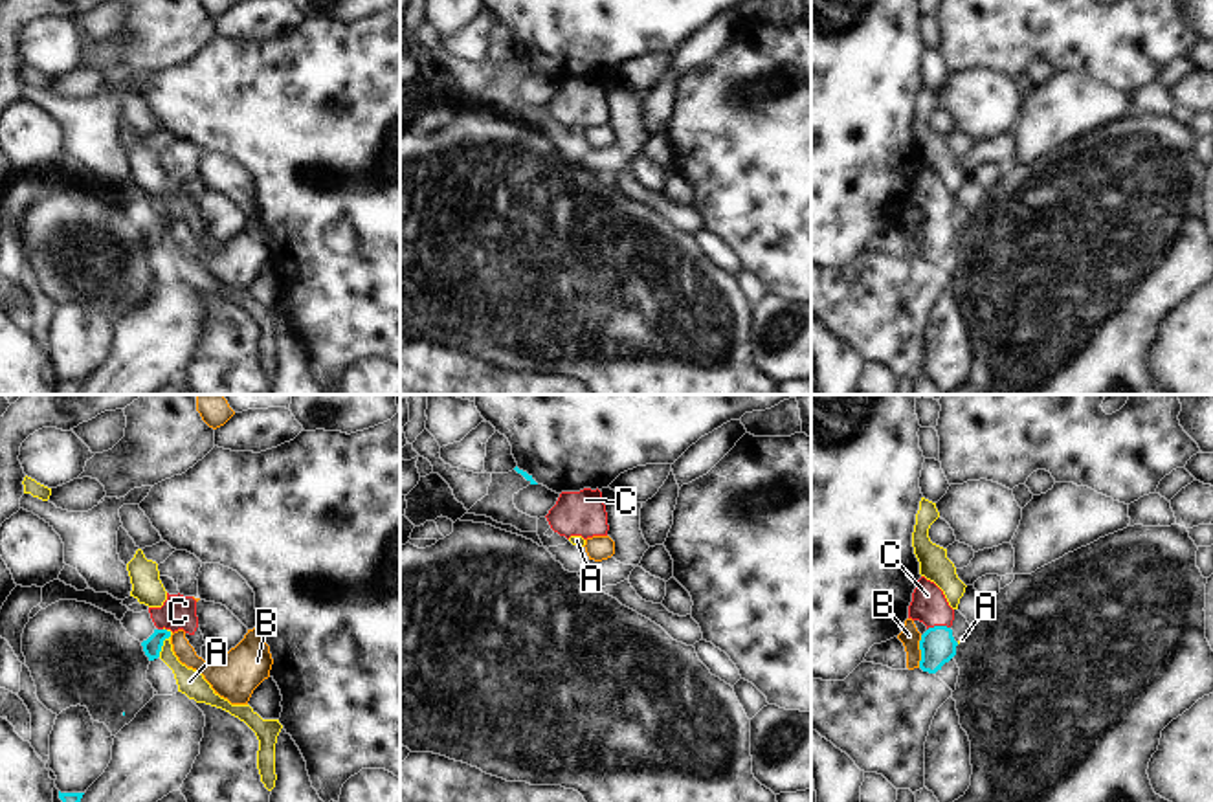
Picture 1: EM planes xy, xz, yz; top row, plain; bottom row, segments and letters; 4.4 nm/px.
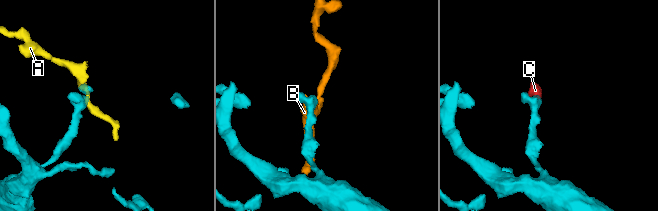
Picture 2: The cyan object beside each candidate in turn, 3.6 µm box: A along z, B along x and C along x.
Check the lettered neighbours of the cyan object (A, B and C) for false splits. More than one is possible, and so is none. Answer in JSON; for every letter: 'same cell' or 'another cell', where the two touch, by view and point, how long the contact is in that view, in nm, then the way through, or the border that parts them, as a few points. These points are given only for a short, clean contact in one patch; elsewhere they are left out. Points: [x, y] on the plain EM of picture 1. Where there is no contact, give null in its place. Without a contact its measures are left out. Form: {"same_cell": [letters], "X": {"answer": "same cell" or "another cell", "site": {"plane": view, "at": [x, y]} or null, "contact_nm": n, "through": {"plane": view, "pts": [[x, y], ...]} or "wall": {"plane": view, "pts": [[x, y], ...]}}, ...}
{"same_cell": ["C"], "A": {"answer": "another cell", "site": {"plane": "xy", "at": [162, 232]}, "contact_nm": 130, "wall": {"plane": "xy", "pts": [[164, 217], [169, 224], [158, 245]]}}, "B": {"answer": "another cell", "site": {"plane": "yz", "at": [922, 241]}, "contact_nm": 140, "wall": {"plane": "yz", "pts": [[922, 224], [918, 256]]}}, "C": {"answer": "same cell", "site": {"plane": "yz", "at": [938, 215]}, "contact_nm": 110, "through": {"plane": "yz", "pts": [[938, 235], [938, 215], [938, 204], [929, 193]]}}}

